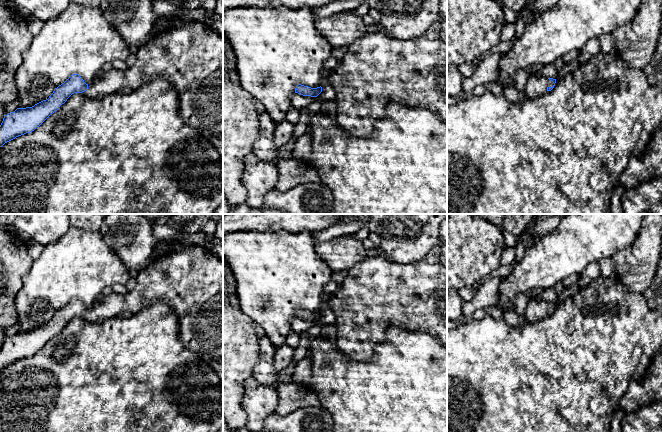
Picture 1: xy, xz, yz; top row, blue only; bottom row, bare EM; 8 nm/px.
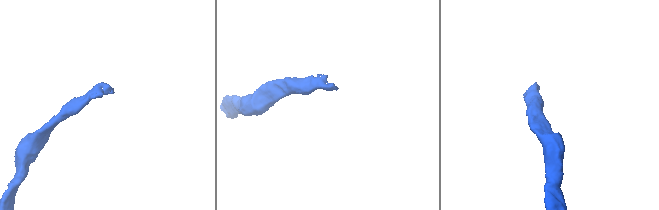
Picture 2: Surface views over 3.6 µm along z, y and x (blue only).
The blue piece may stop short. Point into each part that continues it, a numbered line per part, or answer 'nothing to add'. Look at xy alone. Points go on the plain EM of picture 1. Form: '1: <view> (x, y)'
1: xy (190, 281)

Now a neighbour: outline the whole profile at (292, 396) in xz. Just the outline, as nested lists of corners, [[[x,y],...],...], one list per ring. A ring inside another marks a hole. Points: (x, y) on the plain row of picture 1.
[[[295,382],[277,383],[276,390],[279,403],[275,413],[278,415],[285,416],[306,407],[322,408],[319,395],[308,385]]]

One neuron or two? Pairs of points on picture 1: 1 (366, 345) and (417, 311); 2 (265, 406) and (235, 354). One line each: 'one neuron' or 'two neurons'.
1: one neuron
2: two neurons

